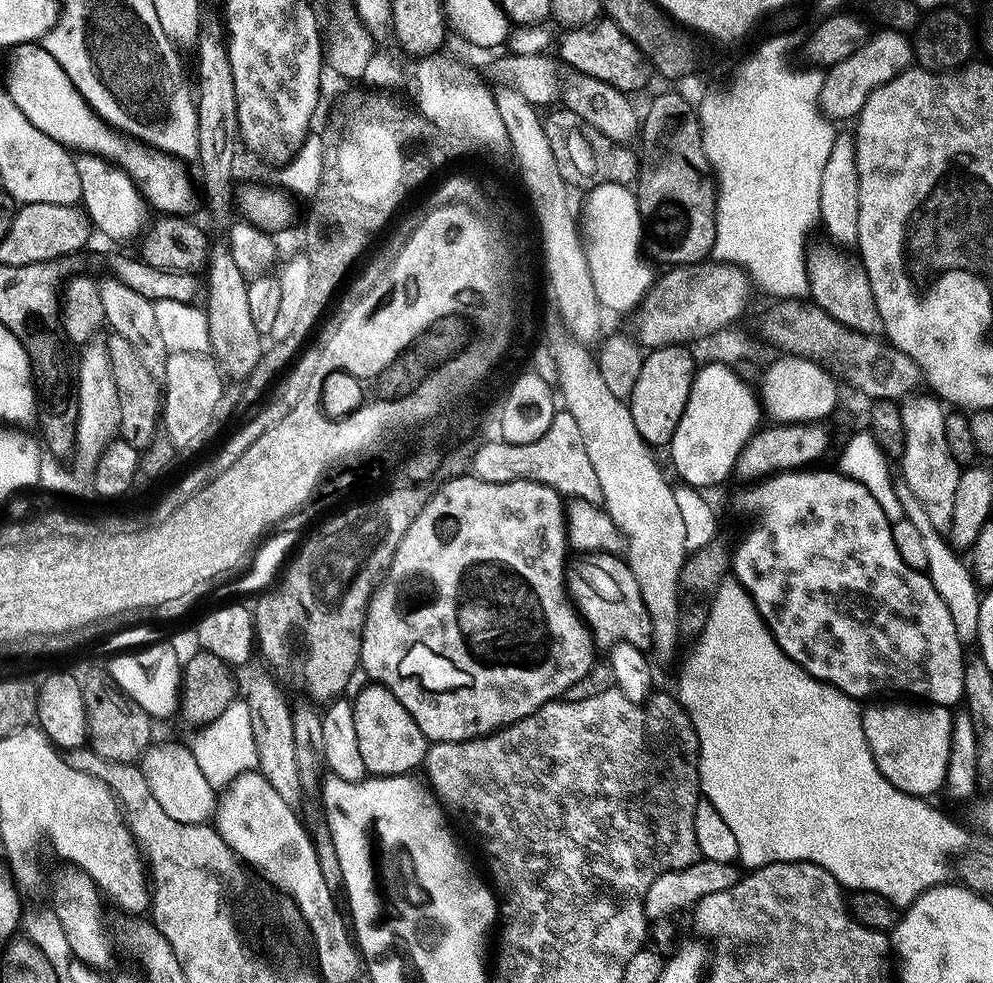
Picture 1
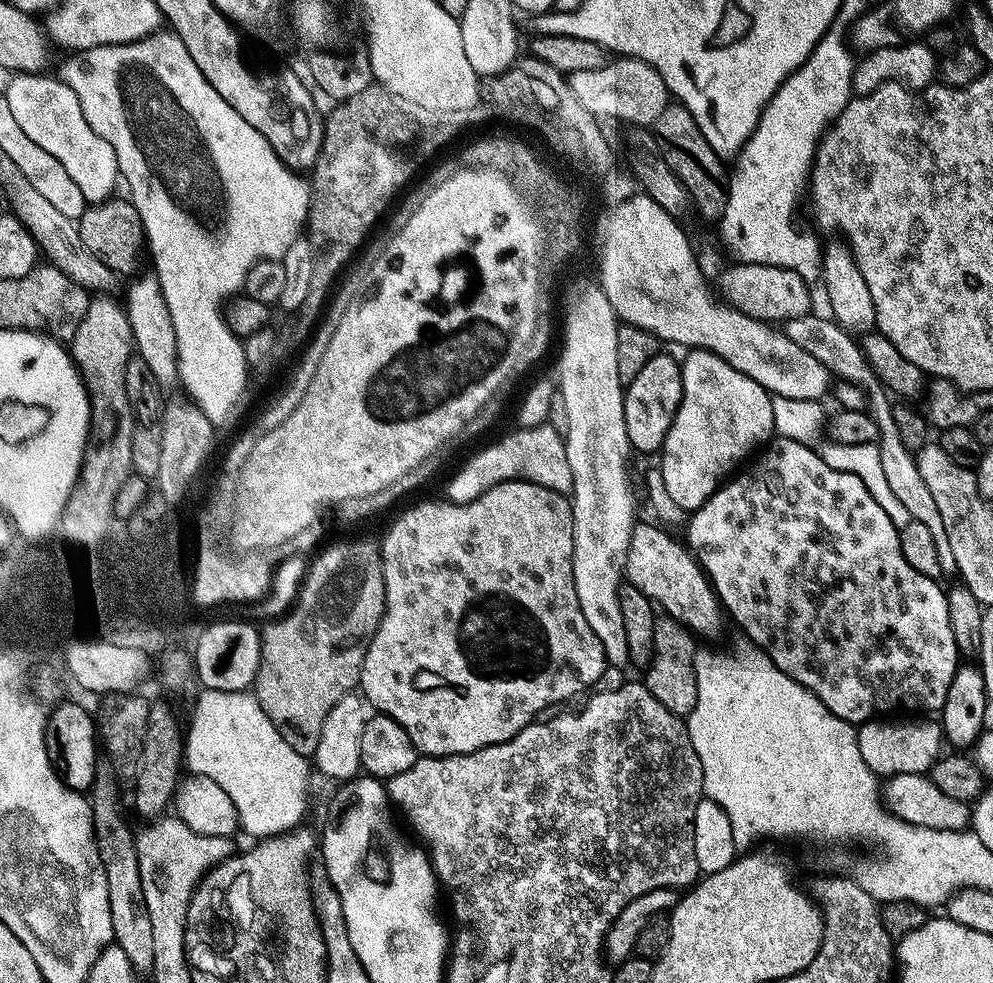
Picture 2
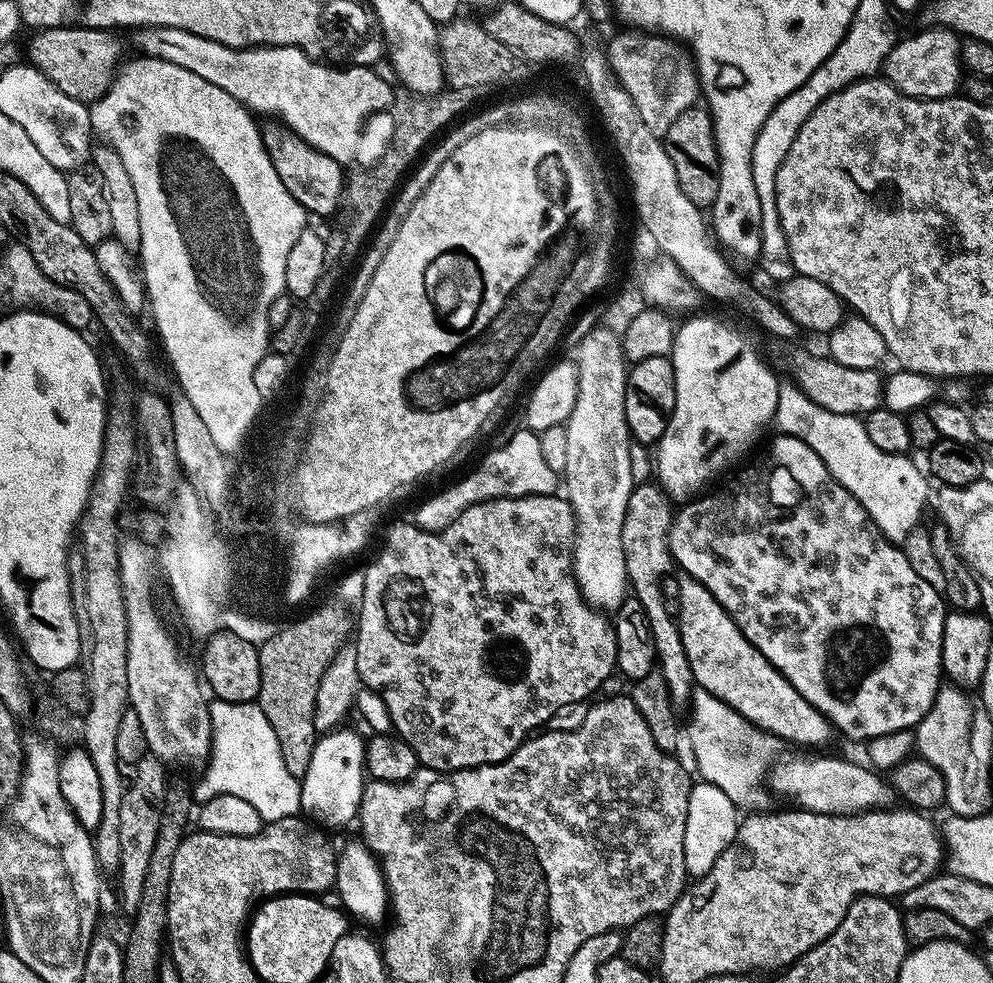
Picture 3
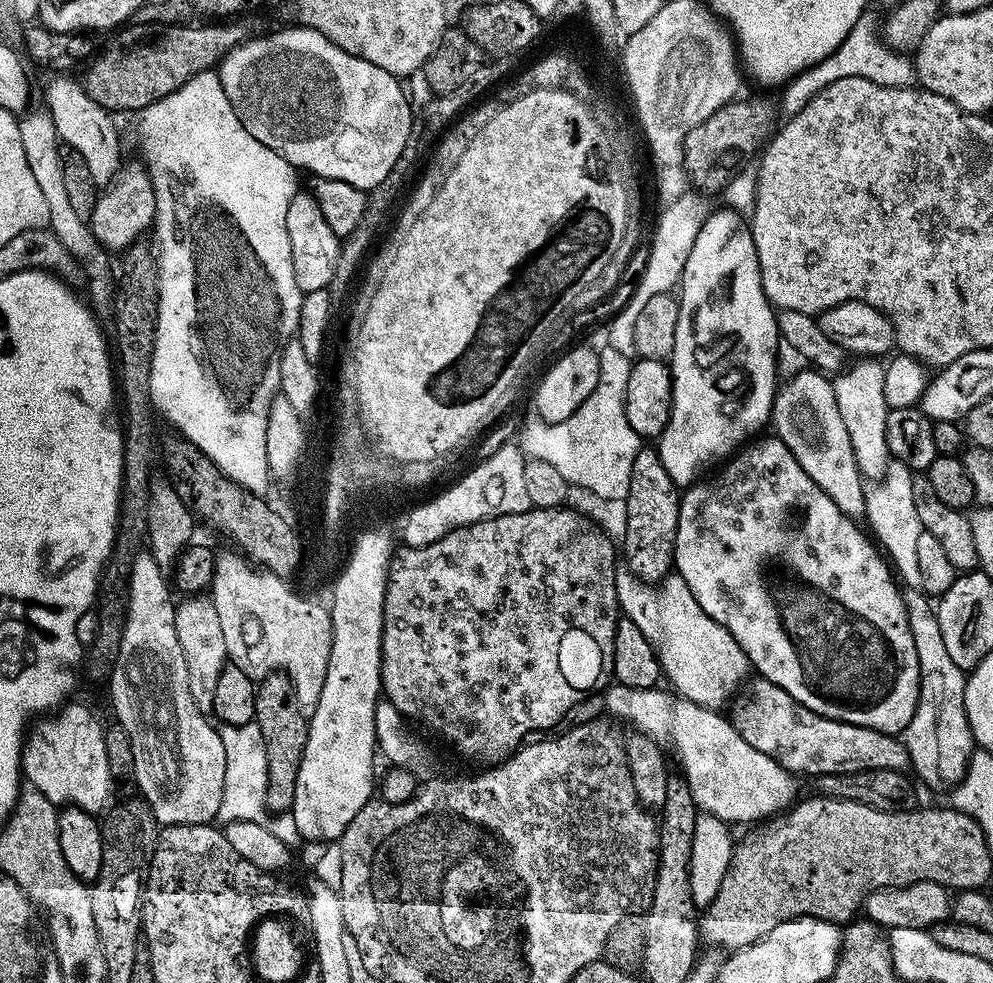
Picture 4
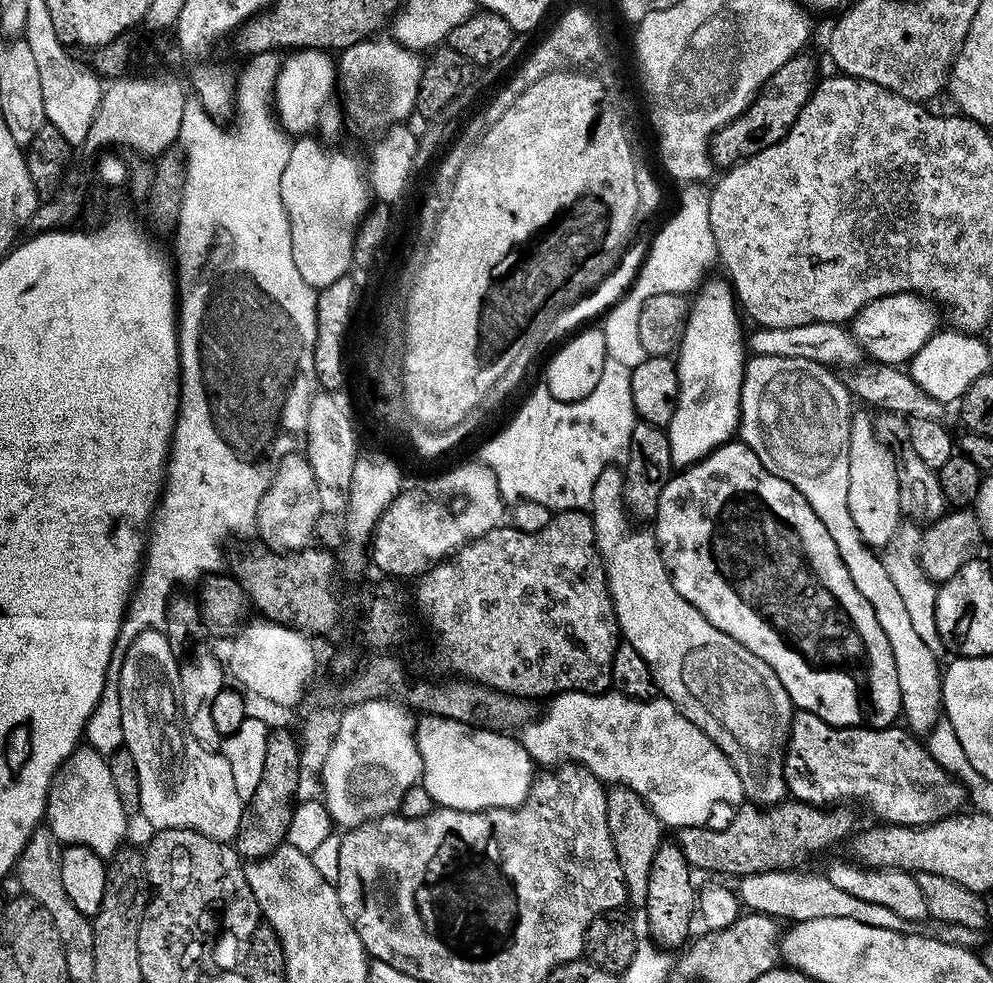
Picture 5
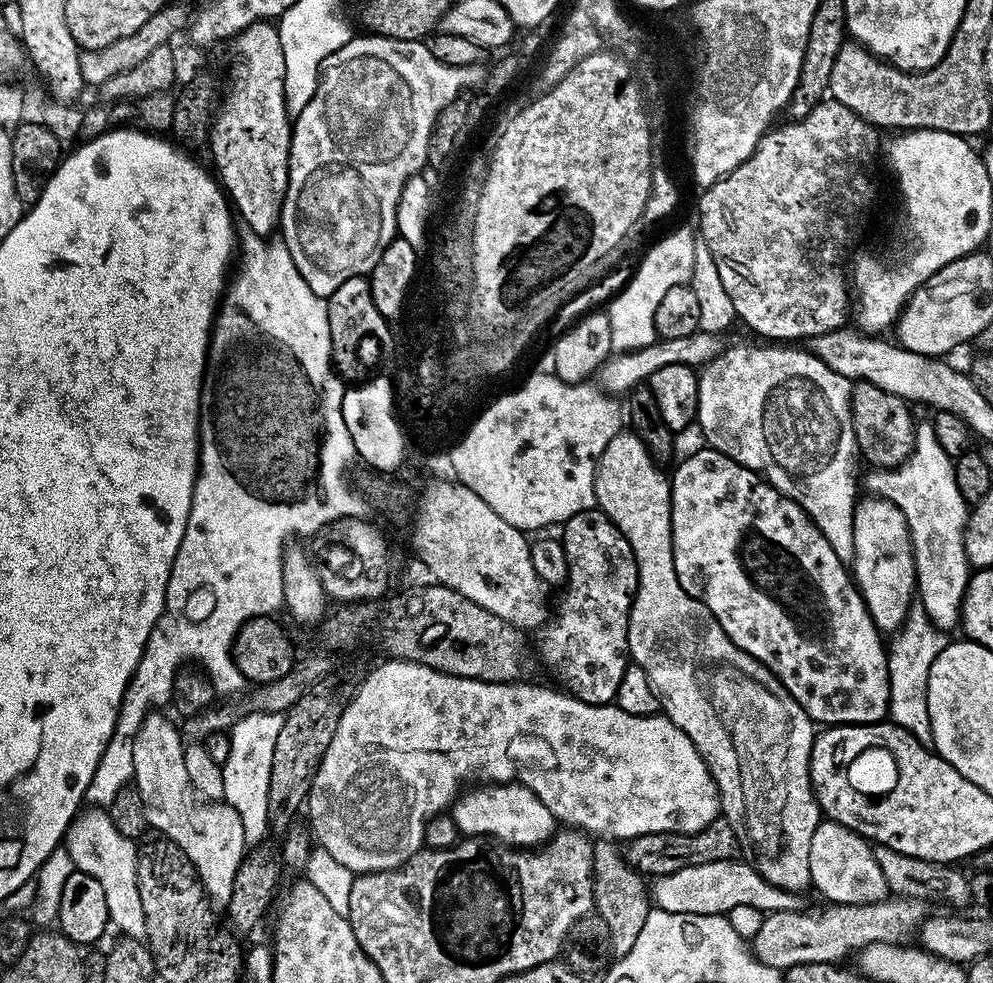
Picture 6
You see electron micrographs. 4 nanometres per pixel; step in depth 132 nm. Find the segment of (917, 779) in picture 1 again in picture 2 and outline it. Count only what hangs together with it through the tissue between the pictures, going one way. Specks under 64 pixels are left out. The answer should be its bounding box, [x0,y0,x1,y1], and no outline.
[856,718,942,778]

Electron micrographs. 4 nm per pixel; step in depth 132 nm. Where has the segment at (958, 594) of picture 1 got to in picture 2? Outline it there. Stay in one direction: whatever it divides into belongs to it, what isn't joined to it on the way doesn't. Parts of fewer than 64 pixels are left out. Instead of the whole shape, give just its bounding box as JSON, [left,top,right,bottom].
[784,312,958,578]

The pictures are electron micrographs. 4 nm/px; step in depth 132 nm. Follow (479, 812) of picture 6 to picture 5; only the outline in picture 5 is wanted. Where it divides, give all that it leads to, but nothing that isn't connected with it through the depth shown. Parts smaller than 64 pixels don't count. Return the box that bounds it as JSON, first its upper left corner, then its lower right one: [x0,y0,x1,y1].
[415,714,536,812]

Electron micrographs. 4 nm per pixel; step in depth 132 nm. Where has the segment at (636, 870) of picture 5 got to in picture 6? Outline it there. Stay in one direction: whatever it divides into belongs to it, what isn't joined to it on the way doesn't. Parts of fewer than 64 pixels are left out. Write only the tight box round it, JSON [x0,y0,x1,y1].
[592,842,652,957]

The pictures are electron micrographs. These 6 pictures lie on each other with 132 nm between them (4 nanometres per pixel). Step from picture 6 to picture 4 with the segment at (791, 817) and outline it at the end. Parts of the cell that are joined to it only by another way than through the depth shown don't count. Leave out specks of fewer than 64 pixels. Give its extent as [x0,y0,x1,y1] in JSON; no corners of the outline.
[615,568,752,711]

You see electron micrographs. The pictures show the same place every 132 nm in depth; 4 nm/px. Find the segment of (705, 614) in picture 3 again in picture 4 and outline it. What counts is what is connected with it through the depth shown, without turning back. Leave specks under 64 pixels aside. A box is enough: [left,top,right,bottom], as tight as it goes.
[730,678,909,778]

